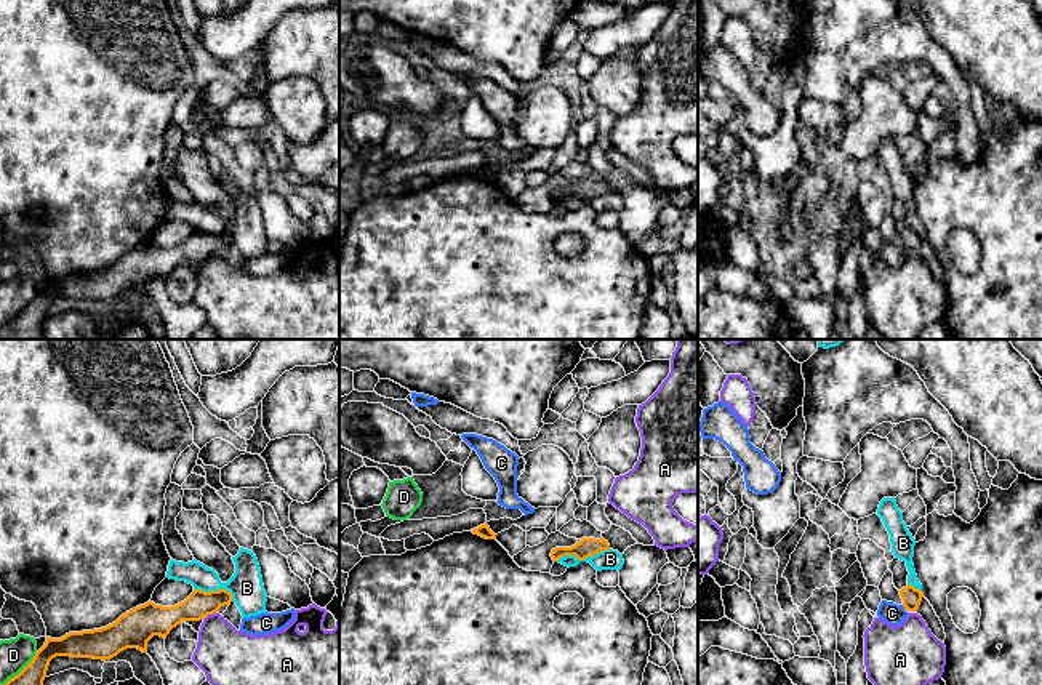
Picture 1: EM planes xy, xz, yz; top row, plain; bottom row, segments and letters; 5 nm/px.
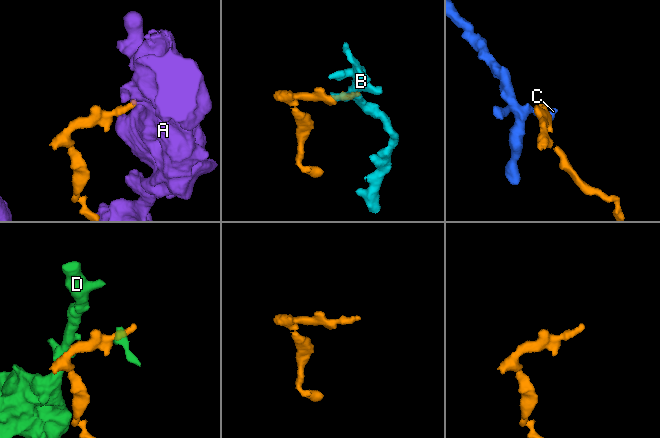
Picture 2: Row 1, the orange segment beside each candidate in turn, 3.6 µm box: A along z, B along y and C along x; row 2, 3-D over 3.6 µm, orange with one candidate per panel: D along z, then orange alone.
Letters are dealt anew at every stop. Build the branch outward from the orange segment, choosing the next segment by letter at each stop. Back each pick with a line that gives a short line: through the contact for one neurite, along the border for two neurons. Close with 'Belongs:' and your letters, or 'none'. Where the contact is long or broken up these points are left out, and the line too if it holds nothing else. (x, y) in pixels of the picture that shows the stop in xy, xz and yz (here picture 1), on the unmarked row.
Belongs: none

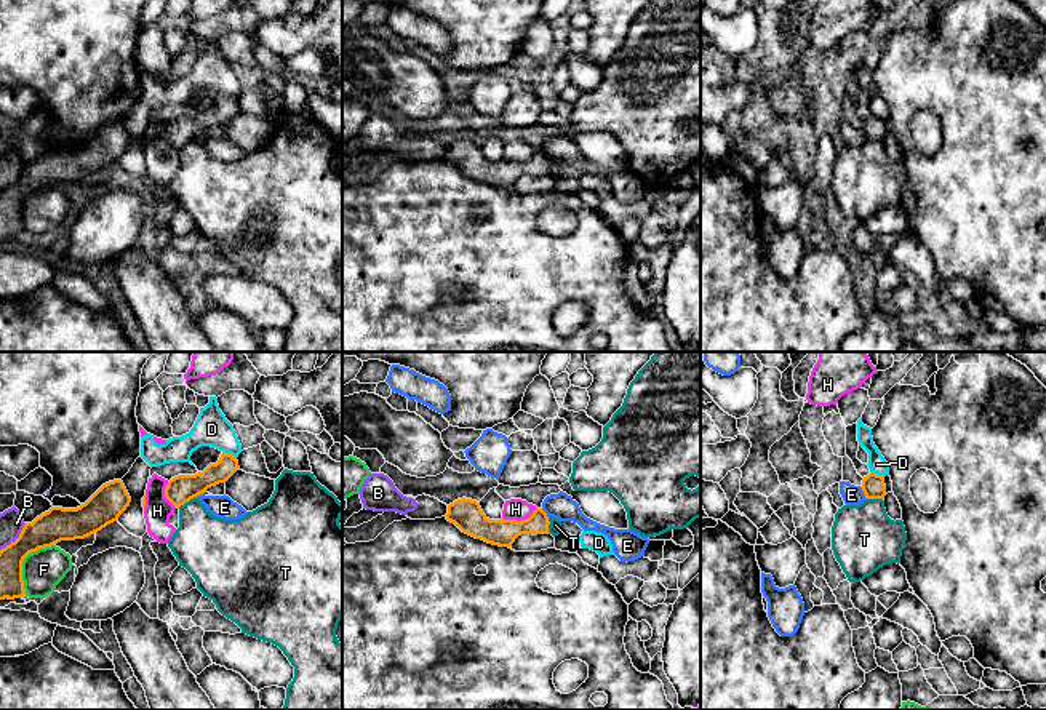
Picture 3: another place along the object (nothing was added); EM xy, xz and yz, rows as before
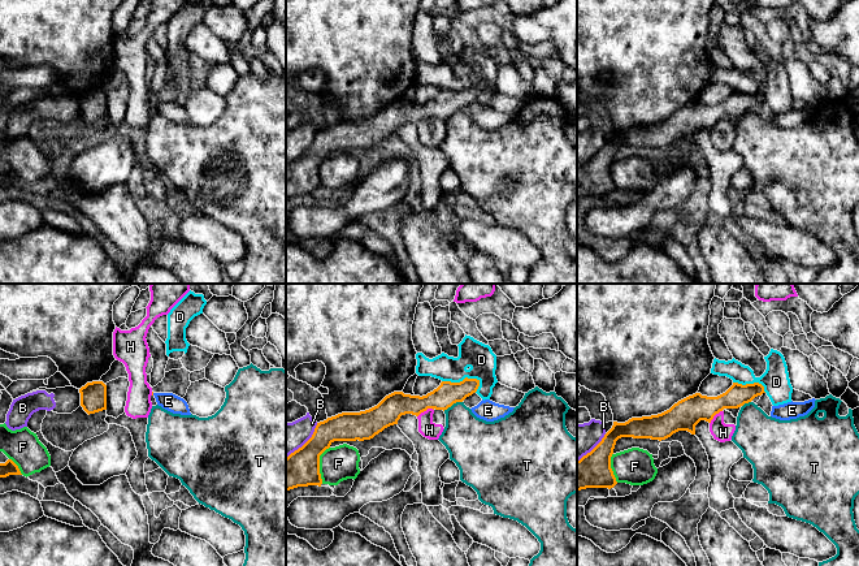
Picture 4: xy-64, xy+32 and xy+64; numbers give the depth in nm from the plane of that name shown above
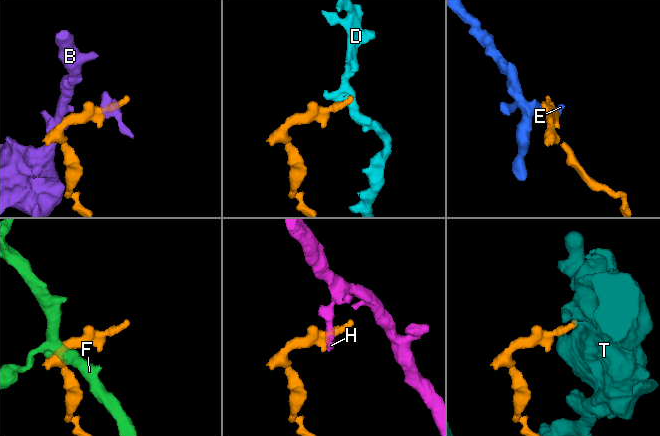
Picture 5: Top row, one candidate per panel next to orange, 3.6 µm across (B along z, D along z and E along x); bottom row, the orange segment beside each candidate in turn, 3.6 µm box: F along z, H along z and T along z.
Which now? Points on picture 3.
Belongs: none

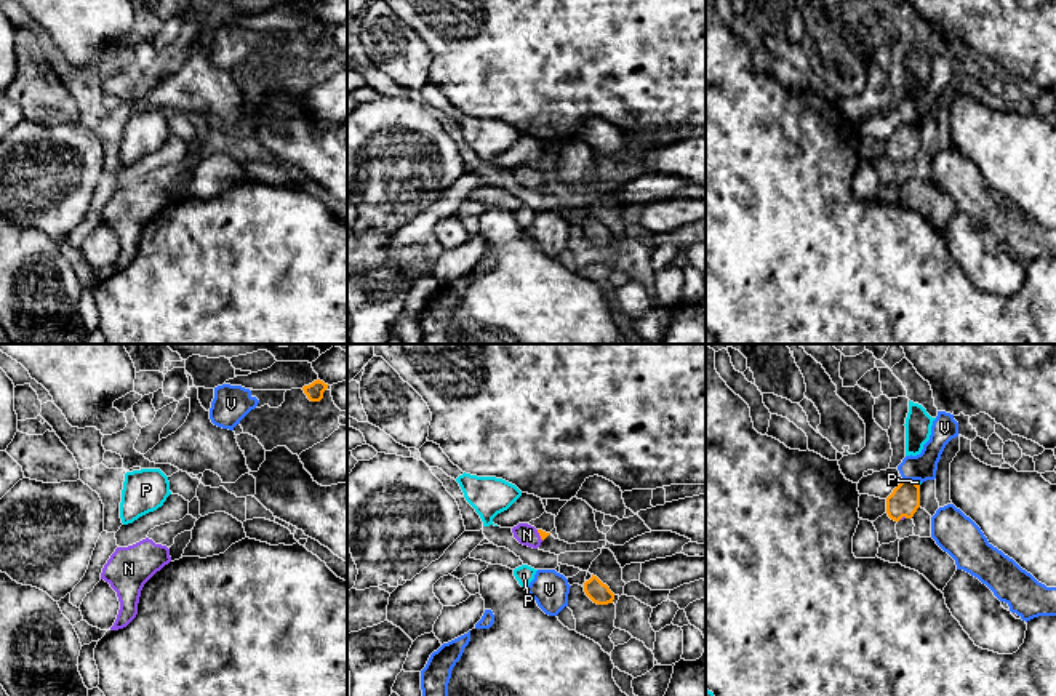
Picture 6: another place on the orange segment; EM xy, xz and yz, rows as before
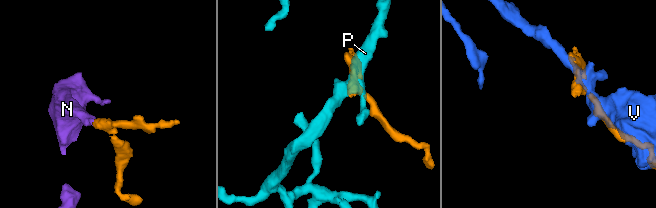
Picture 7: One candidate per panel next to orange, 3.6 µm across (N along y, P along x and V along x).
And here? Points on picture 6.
N: line xz (543, 176), (540, 176), (527, 176)
Belongs: N

